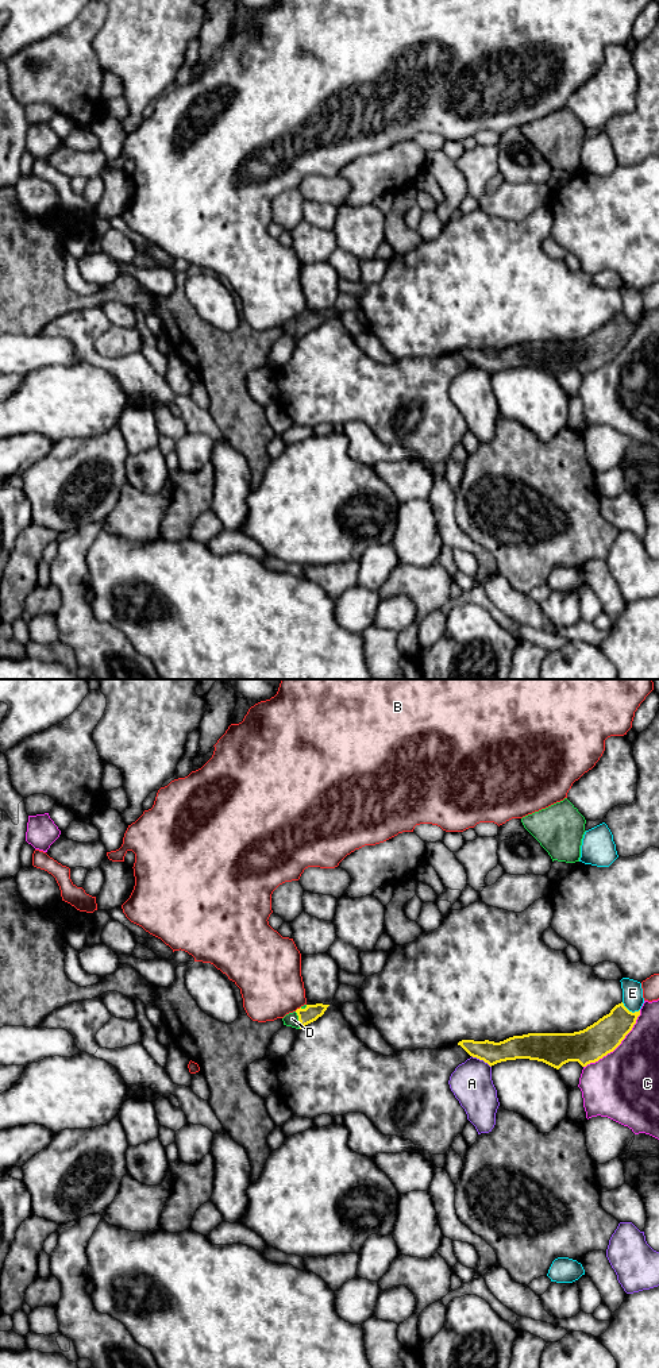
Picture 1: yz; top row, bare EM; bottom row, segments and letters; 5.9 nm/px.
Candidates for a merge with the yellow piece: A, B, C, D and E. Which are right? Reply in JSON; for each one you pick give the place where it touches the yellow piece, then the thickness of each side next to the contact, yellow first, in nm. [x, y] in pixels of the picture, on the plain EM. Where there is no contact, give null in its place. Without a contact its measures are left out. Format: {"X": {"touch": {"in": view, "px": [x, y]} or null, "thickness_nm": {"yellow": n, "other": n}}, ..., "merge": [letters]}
{"D": {"touch": {"in": "yz", "px": [299, 328]}, "thickness_nm": {"yellow": 100, "other": 80}}, "merge": ["D"]}

